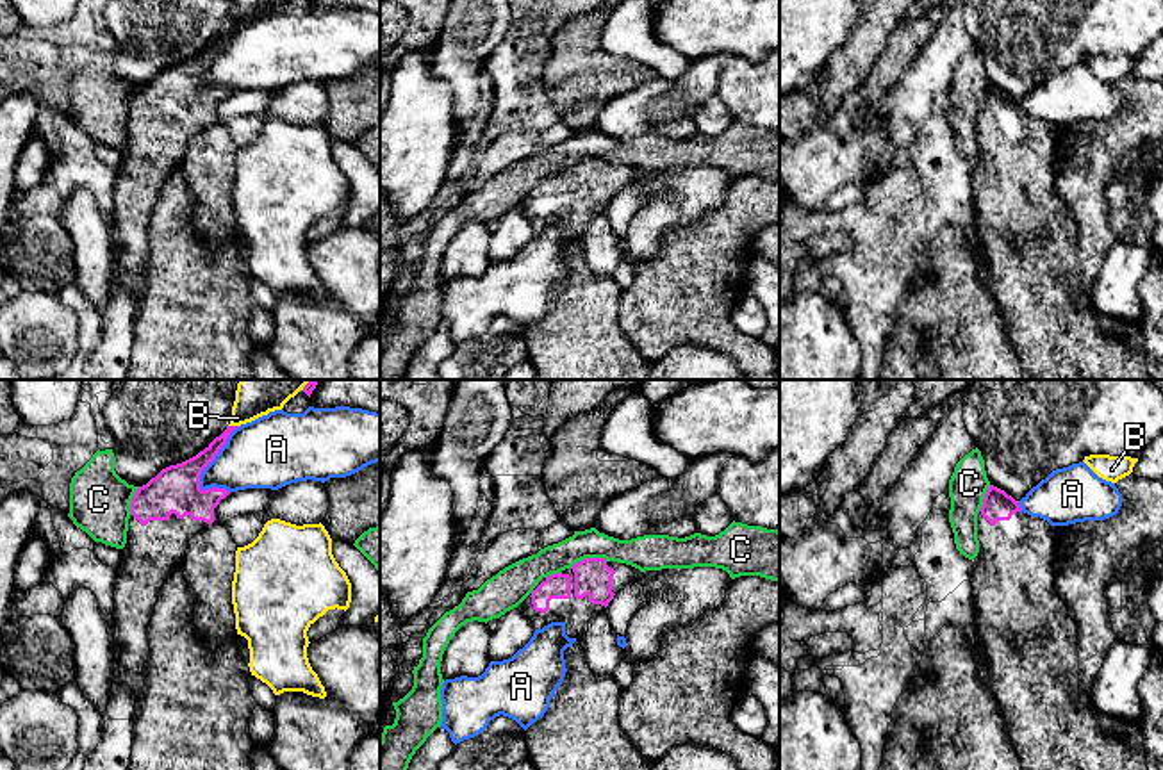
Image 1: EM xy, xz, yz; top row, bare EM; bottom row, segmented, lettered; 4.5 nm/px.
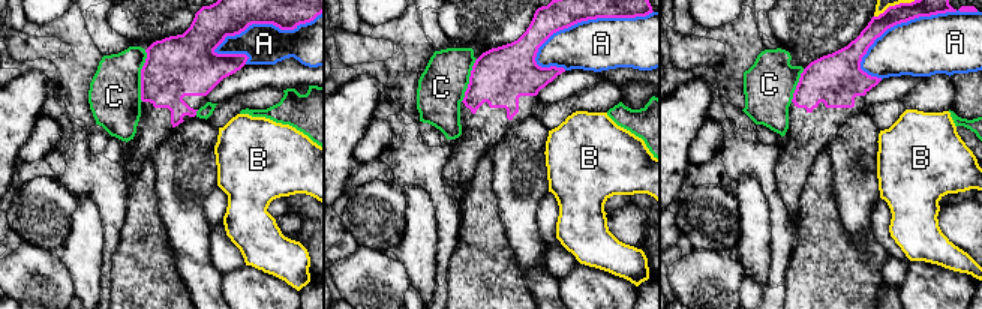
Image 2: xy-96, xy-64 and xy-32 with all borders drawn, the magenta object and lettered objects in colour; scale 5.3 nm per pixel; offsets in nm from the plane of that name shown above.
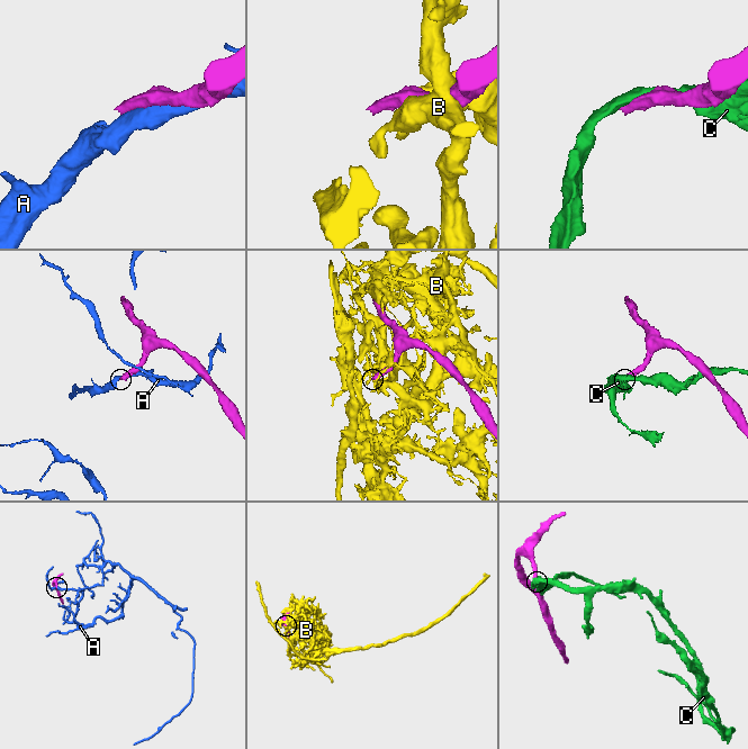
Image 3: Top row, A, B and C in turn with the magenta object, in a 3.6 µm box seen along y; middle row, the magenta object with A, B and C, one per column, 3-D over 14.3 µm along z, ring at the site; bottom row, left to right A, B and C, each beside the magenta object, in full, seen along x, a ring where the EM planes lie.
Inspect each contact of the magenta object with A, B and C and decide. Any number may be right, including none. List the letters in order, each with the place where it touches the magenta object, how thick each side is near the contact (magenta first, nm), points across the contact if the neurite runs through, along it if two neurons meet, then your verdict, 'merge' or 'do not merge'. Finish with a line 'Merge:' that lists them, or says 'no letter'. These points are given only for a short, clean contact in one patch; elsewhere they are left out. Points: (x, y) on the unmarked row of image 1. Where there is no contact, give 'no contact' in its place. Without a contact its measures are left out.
A: contact xy (213, 59); calibres 220 and 320 nm; do not merge
B: contact xy (234, 27); calibres 90 and 110 nm; do not merge
C: contact xz (587, 159); calibres 170 and 150 nm; do not merge
Merge: no letter

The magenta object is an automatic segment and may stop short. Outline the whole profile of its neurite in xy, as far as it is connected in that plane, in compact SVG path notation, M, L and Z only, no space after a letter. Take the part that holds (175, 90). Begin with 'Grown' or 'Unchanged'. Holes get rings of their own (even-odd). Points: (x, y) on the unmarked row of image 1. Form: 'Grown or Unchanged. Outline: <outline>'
Grown. Outline: M227 27L196 57L162 70L130 102L123 162L116 169L114 223L127 283L136 299L146 280L146 228L159 192L171 171L180 168L189 141L209 125L219 123L216 107L230 94L216 87L202 91L200 75L235 29L239 27Z

